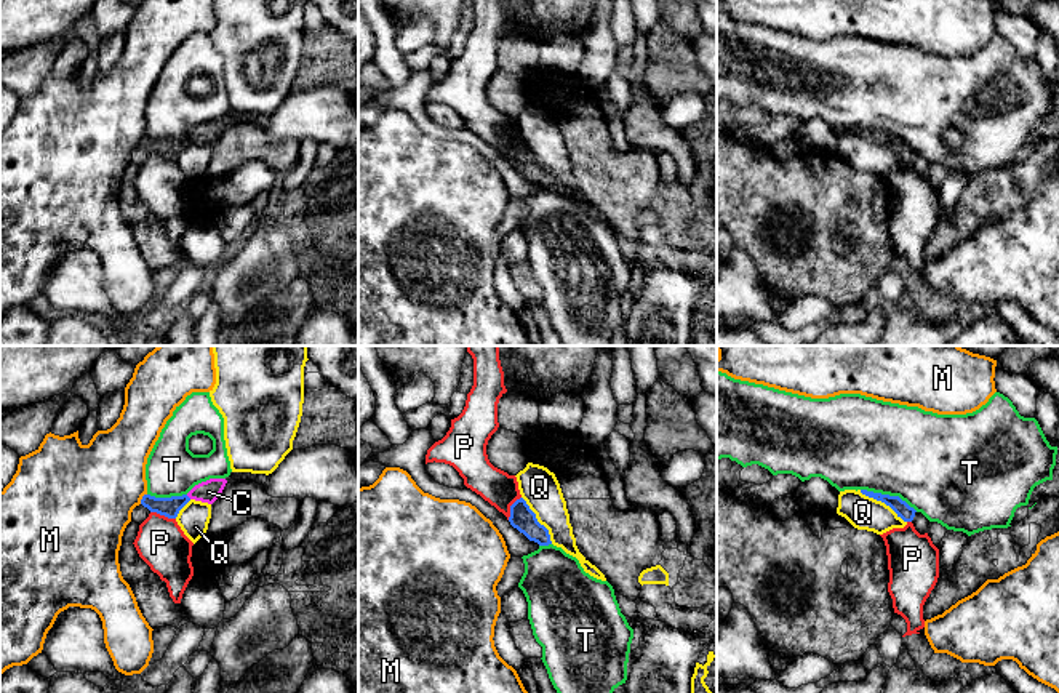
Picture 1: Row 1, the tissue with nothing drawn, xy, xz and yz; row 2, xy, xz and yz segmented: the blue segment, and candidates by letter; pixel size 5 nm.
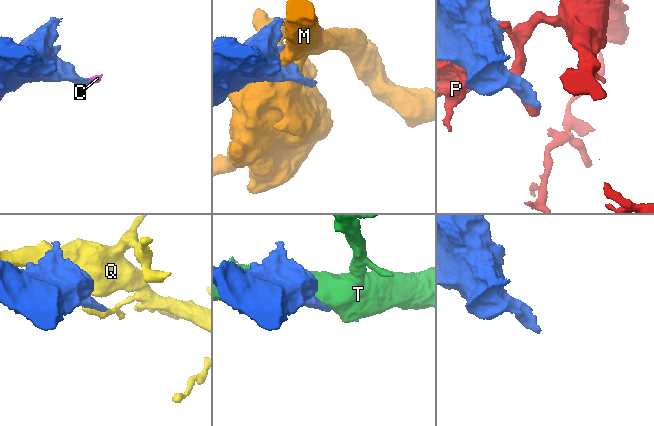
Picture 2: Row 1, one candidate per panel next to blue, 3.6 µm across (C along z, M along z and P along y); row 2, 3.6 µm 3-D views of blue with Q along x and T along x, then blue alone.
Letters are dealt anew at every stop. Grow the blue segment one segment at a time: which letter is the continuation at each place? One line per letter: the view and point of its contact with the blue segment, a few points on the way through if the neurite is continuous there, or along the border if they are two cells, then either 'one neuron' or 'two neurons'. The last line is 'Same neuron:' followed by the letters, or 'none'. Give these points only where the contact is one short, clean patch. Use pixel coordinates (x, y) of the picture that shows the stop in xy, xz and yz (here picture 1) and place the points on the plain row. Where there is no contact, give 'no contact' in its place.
C: meets blue in xy at (187, 138); runs through xy (170, 149), (187, 138), (208, 133); one neuron
M: meets blue in xy at (143, 140); two neurons
P: meets blue in xy at (163, 156); two neurons
Q: meets blue in yz at (883, 143); border along yz (859, 132), (888, 146), (906, 164); two neurons
T: meets blue in yz at (888, 136); two neurons
Same neuron: C

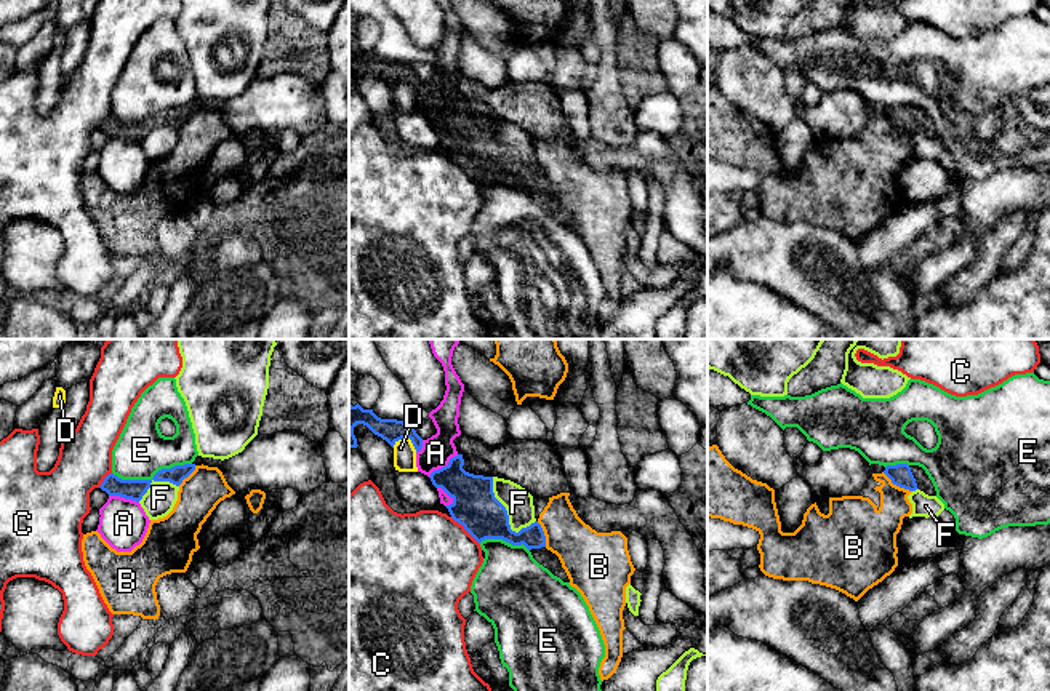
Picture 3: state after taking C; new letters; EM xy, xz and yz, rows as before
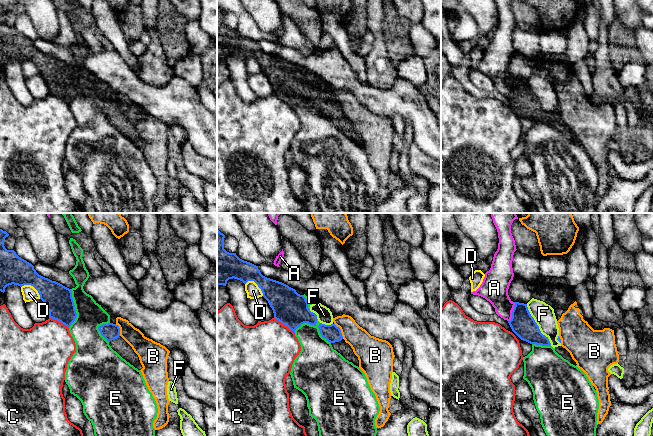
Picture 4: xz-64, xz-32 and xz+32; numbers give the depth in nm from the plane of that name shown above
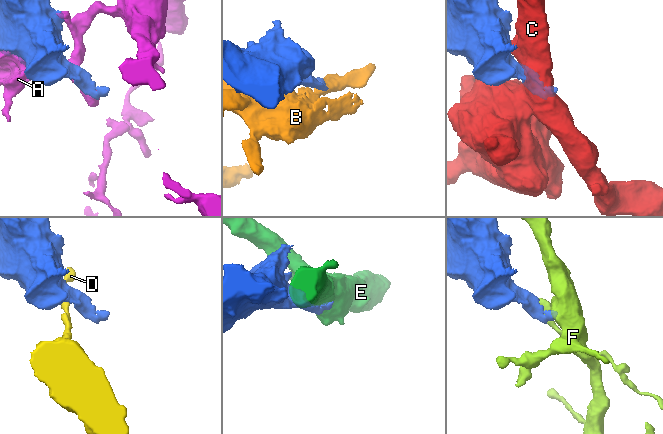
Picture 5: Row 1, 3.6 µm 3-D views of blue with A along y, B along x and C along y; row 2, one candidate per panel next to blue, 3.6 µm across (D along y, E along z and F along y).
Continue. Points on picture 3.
A: meets blue in xz at (442, 109); two neurons
B: meets blue in yz at (897, 127); border along yz (882, 114), (893, 125), (911, 133); two neurons
C: meets blue in xz at (464, 170); two neurons
D: meets blue in xz at (407, 79); border along xz (392, 87), (408, 80), (416, 93); two neurons
E: meets blue in xy at (152, 120); two neurons
F: meets blue in xz at (506, 155); border along xz (492, 119), (493, 138), (509, 168), (519, 173), (533, 165); two neurons
Same neuron: none

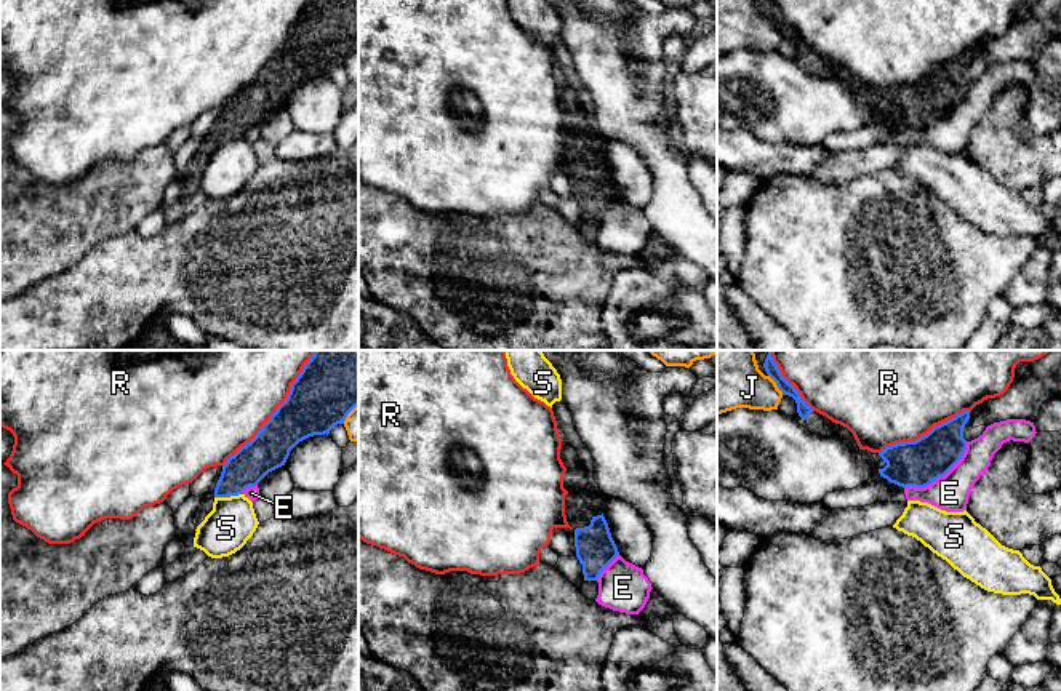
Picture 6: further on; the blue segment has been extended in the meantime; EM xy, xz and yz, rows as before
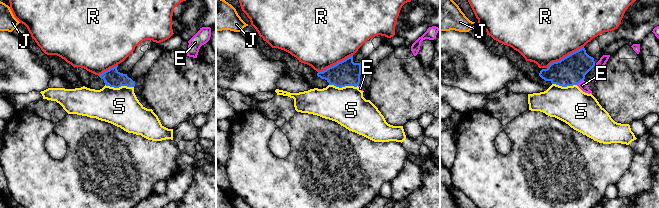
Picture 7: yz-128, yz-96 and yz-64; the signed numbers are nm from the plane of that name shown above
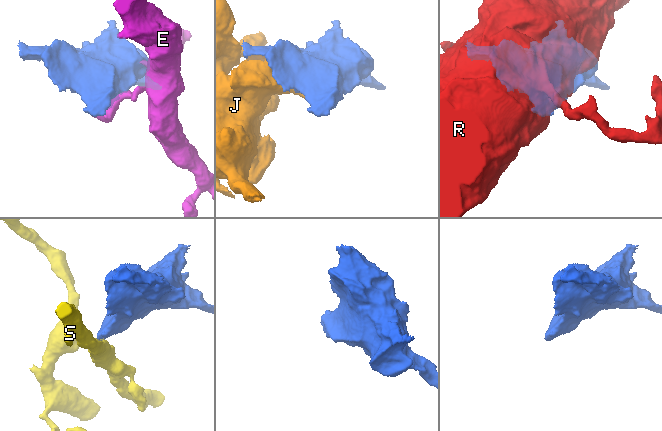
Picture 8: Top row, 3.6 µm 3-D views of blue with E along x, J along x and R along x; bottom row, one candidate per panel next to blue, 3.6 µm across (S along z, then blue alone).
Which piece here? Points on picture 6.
E: meets blue in yz at (940, 117); two neurons
J: meets blue in yz at (776, 26); two neurons
R: meets blue in xy at (272, 56); two neurons
S: meets blue in xy at (228, 138); border along xy (242, 135), (215, 139); two neurons
Same neuron: none

